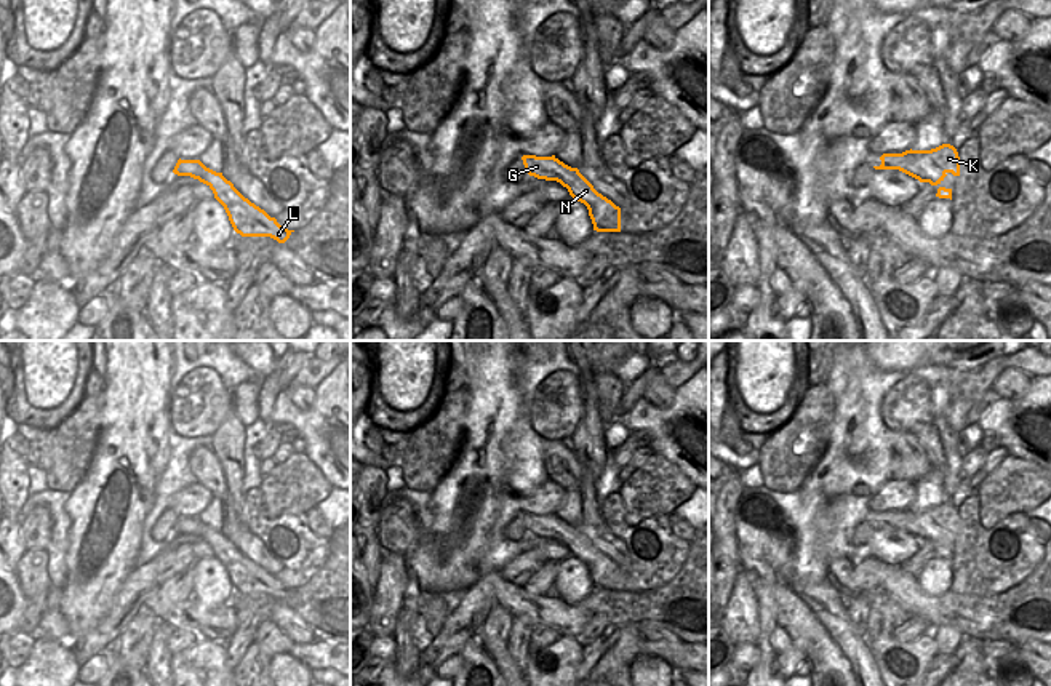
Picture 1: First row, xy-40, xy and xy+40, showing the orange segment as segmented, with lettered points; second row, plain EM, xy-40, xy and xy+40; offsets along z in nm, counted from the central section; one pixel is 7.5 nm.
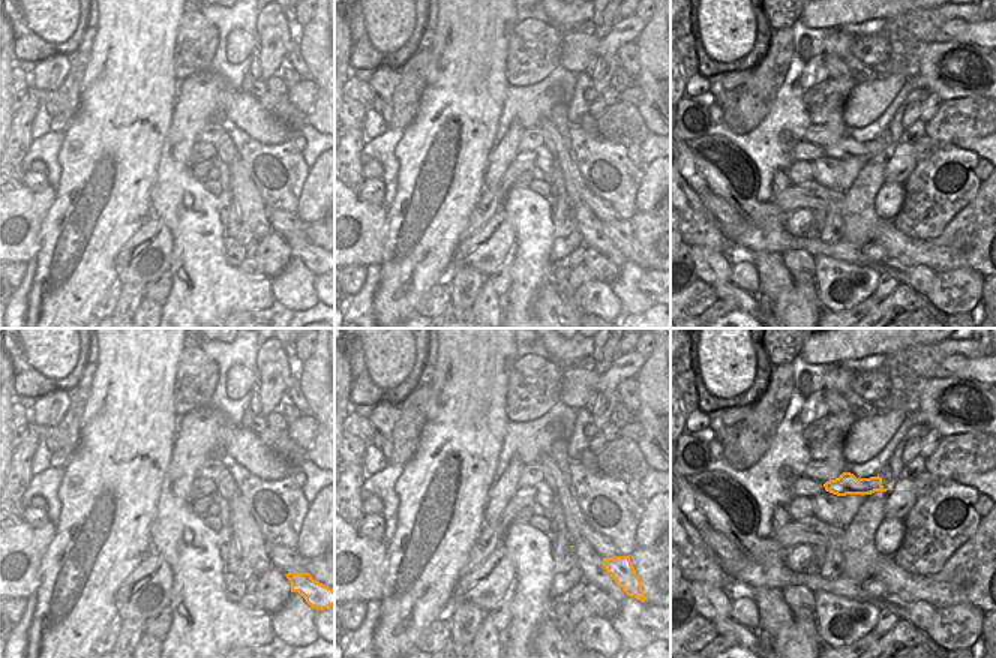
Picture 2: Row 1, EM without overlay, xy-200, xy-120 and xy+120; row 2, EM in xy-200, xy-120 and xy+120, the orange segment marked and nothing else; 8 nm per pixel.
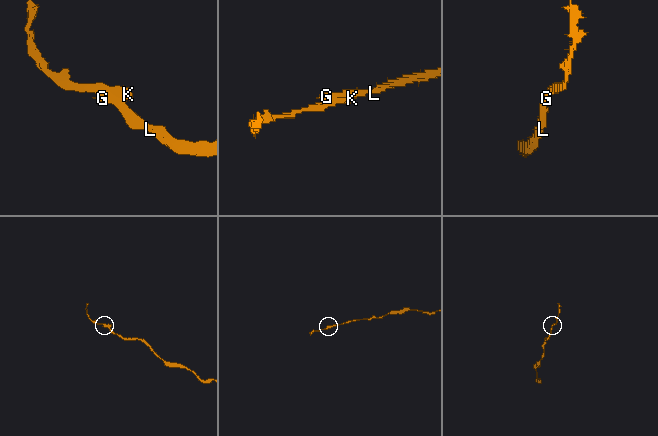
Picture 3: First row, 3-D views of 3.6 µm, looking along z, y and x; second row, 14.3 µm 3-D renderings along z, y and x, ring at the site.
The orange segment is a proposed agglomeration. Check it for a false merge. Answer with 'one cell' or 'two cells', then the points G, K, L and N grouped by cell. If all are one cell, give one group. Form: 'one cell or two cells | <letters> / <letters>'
two cells | G L N / K

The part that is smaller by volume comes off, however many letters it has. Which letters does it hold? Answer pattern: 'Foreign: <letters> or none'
Foreign: K

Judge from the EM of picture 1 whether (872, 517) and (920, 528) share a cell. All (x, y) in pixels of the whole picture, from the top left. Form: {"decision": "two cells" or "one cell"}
{"decision": "one cell"}

